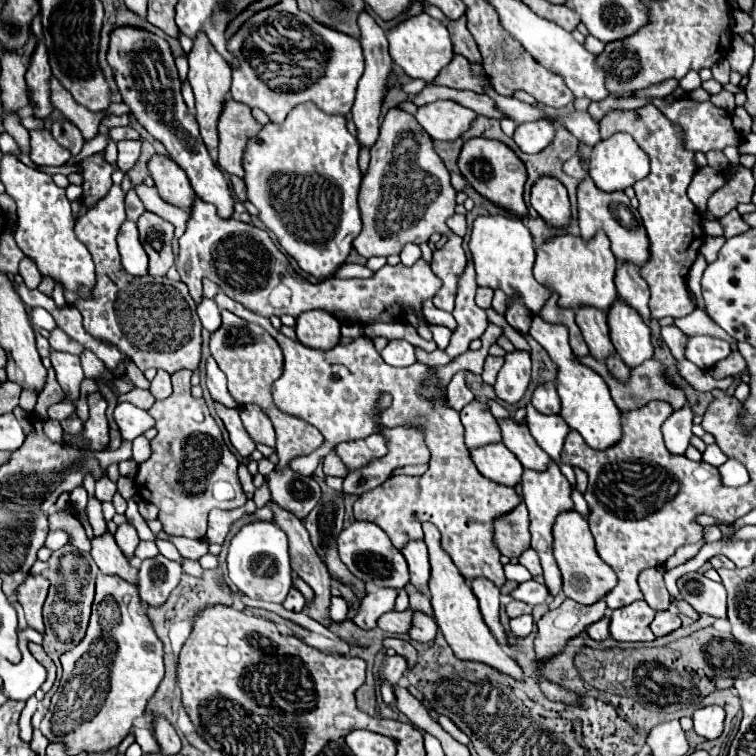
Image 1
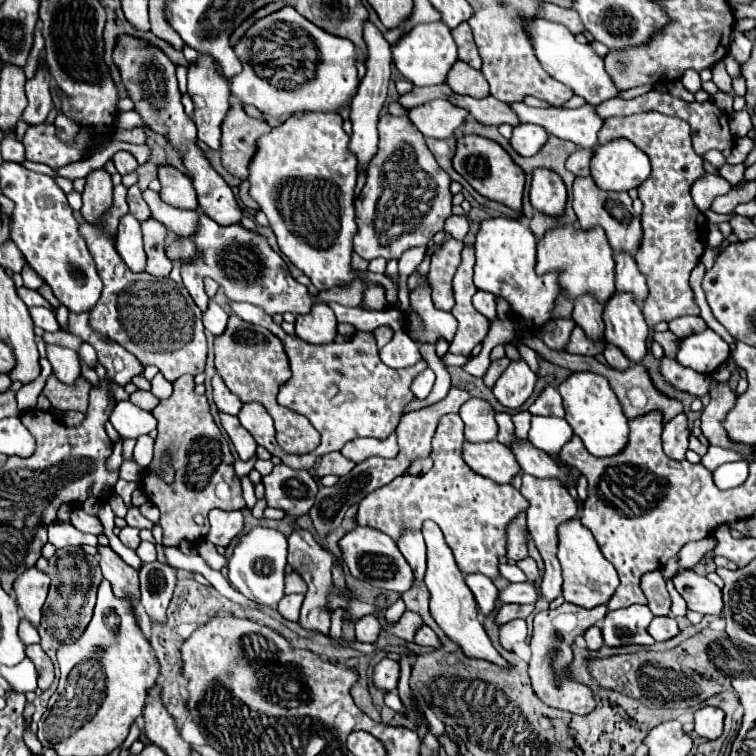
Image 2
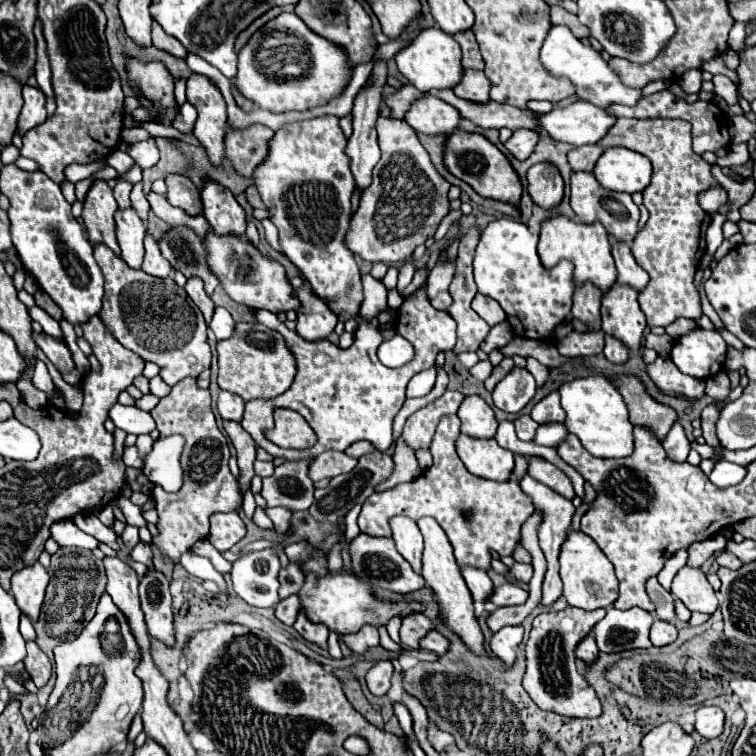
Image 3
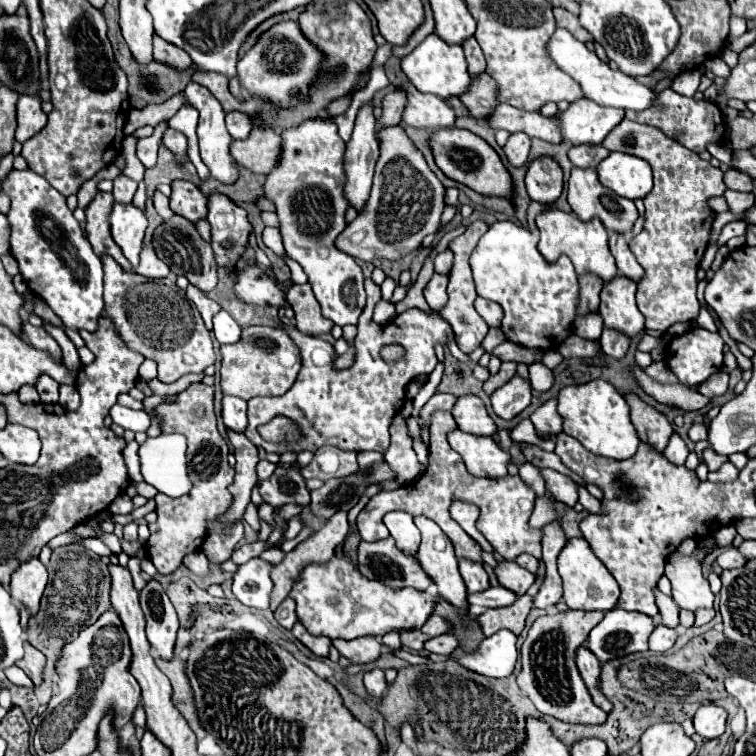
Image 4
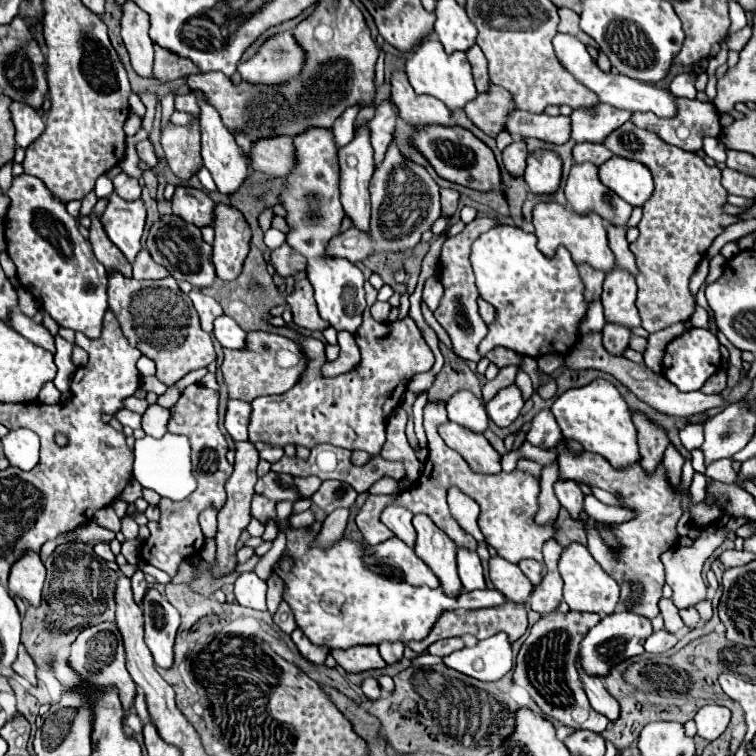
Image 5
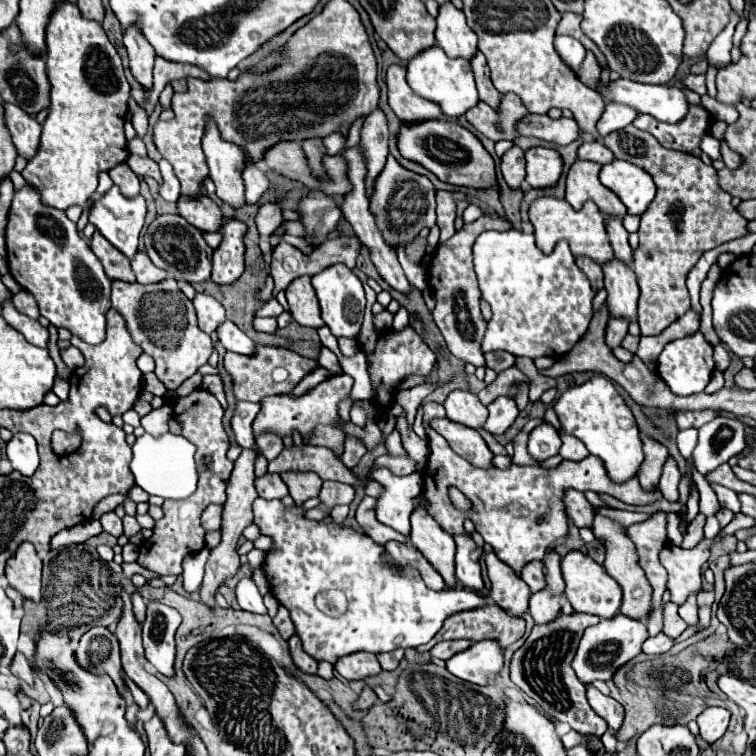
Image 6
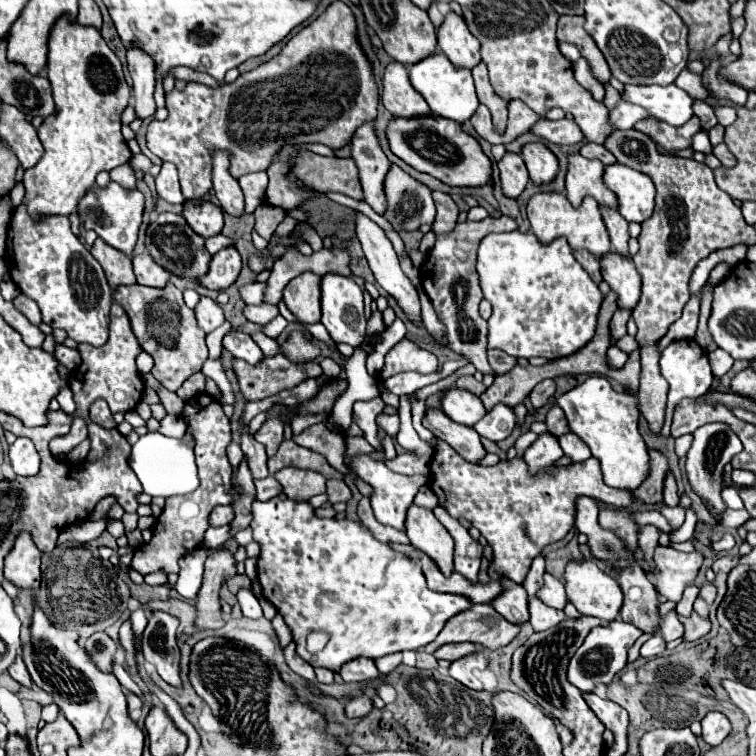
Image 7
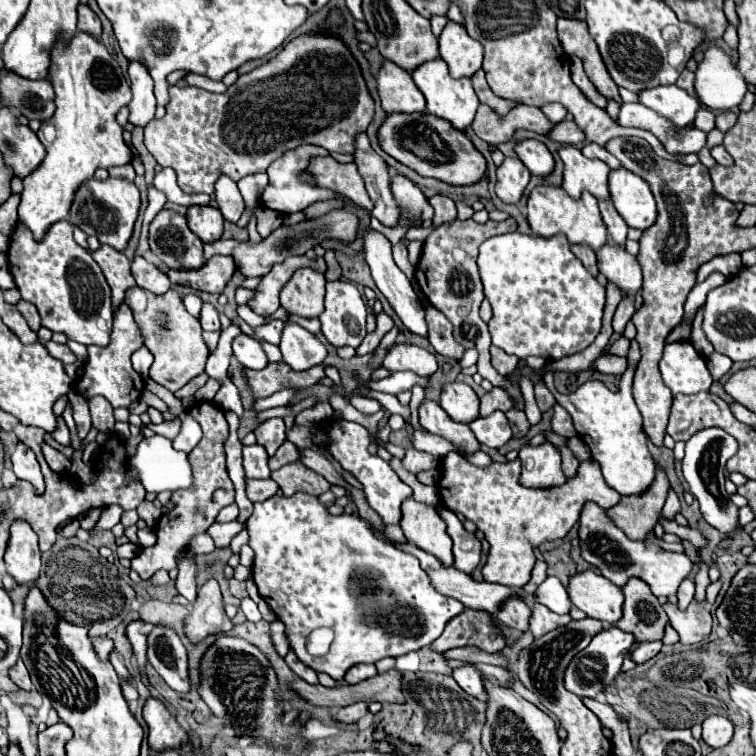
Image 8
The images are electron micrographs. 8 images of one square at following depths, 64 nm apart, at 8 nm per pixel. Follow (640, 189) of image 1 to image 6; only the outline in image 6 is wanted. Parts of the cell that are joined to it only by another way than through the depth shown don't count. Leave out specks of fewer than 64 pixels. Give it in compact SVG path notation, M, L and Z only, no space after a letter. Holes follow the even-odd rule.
M634 126L612 132L602 142L618 160L626 160L646 170L658 188L652 206L644 212L644 218L640 218L640 246L632 260L632 268L638 274L640 286L640 336L656 336L690 308L690 296L686 288L686 276L690 268L704 252L746 236L748 220L742 218L732 206L732 196L720 190L716 182L716 170L704 164L700 158L676 150L664 150L664 146L660 146L652 134Z

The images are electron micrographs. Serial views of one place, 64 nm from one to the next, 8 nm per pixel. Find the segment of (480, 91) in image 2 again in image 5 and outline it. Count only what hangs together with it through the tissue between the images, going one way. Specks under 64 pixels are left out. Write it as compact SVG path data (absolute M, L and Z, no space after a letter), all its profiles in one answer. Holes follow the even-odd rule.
M496 84L490 86L490 92L478 94L476 102L468 102L468 106L464 108L466 116L492 138L506 130L506 120L512 110L516 110L512 94L500 86L496 88Z

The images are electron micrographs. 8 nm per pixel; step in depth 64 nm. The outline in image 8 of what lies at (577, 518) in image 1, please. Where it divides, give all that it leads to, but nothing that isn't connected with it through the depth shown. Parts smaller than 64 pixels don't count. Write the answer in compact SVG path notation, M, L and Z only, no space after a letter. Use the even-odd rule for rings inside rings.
M594 570L572 576L568 594L572 604L586 612L586 616L610 624L616 624L622 616L622 590Z

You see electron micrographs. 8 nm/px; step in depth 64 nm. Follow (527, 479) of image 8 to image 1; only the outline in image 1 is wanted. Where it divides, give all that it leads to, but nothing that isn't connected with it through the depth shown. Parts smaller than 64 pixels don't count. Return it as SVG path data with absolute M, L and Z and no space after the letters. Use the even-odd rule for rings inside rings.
M546 382L534 390L532 406L540 414L560 414L560 396L556 392L554 382Z

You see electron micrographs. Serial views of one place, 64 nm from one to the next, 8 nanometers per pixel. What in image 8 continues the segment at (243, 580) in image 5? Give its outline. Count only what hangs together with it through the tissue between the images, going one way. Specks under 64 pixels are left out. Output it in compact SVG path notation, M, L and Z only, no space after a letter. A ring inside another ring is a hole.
M244 598L244 600L242 600L242 604L240 604L240 608L242 608L242 612L246 614L246 618L248 618L250 622L258 622L258 620L262 620L258 606L256 606L250 598Z

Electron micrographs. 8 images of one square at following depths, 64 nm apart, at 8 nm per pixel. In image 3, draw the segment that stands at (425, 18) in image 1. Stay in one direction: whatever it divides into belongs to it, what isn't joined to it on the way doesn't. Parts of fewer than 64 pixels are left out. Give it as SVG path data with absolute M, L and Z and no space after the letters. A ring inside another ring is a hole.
M432 26L428 30L422 30L420 36L404 50L396 54L398 70L410 80L412 86L416 86L420 92L430 90L444 90L454 88L460 84L464 68L462 68L462 52L454 38L448 38L438 26Z

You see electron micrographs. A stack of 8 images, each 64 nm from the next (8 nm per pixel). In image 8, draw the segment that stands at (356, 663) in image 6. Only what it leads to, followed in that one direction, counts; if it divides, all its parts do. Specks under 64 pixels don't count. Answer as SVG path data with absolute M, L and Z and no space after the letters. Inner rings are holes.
M360 664L360 666L354 666L352 670L348 670L348 674L346 674L346 682L348 684L358 684L358 682L362 682L362 680L368 680L368 678L372 678L372 676L376 676L378 672L376 672L376 666L374 664Z

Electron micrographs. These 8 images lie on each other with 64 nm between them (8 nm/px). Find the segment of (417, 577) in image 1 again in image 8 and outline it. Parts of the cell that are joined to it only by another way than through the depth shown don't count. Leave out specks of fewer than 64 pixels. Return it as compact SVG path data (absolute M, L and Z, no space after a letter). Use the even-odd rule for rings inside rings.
M328 420L322 428L328 434L330 456L342 466L342 470L350 472L362 484L368 504L380 514L380 518L386 524L398 524L400 522L400 502L404 502L404 498L412 496L412 488L406 486L398 478L398 474L390 468L388 462L384 462L380 456L372 456L368 452L368 446L370 446L368 430L356 422L346 422L346 420L334 420L334 422Z

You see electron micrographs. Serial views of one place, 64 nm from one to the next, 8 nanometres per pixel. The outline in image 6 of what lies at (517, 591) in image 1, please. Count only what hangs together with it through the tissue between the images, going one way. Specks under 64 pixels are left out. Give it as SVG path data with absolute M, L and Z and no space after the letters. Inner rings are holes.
M256 498L254 502L254 524L260 528L262 536L272 538L272 546L266 552L262 566L270 592L278 604L290 612L296 634L302 640L302 650L316 658L316 662L326 660L336 664L336 660L354 652L382 654L396 648L418 648L434 638L448 616L462 610L474 610L488 602L486 596L478 596L466 588L434 592L426 588L418 570L400 568L398 562L384 554L384 546L376 544L370 536L360 534L344 524L308 520L304 514L306 510L302 506L286 508L280 500Z

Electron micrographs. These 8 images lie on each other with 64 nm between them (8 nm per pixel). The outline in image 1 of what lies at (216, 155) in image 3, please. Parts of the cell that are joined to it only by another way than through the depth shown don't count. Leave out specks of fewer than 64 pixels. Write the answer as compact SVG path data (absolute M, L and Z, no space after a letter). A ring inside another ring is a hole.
M200 34L200 38L196 38L194 48L188 54L188 66L190 66L190 70L188 70L188 82L190 82L194 98L196 98L196 120L198 120L198 126L200 126L200 136L204 136L208 148L216 148L218 146L216 124L218 124L220 112L224 108L224 102L228 100L232 70L220 58L220 54L216 54L212 50L212 46L208 46L208 38L204 38L204 34Z

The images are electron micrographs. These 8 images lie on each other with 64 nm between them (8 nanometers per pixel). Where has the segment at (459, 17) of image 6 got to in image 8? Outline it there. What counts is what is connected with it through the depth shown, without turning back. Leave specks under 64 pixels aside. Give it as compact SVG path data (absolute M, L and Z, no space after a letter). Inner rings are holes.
M448 22L438 42L440 42L440 58L444 58L444 62L448 64L452 78L470 78L482 68L484 58L482 44L468 38L464 26Z

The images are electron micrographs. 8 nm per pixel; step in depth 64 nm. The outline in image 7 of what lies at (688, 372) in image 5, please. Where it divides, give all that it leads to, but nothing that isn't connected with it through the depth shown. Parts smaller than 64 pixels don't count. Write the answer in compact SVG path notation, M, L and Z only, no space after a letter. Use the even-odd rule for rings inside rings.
M676 340L670 346L666 346L662 350L660 368L662 368L662 376L666 378L666 382L669 385L665 422L661 430L661 434L668 437L670 436L674 406L682 398L698 398L698 396L704 396L710 390L714 376L712 376L710 364L708 364L708 354L694 340Z

